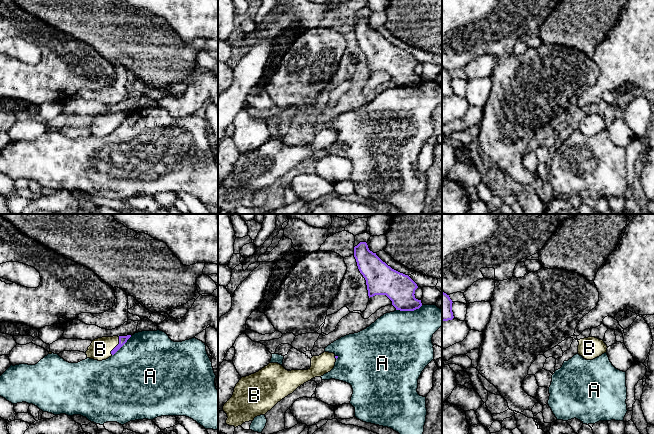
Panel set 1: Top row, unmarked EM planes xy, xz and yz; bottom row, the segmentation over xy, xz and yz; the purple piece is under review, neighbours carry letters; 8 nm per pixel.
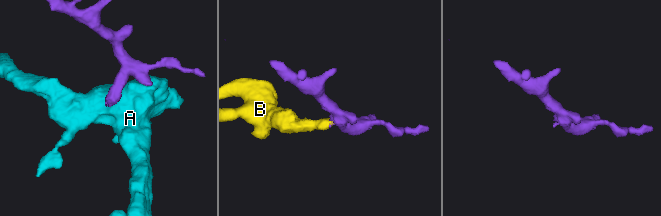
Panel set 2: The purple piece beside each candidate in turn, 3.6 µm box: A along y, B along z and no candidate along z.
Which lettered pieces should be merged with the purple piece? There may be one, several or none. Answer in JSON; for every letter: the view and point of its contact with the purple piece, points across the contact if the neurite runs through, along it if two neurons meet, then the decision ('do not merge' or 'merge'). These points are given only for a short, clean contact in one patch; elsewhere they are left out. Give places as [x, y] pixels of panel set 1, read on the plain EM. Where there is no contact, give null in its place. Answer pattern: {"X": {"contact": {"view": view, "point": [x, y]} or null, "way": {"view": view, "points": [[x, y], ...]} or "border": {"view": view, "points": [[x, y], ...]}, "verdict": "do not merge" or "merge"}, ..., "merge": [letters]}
{"A": {"contact": {"view": "xz", "point": [409, 86]}, "verdict": "do not merge"}, "B": {"contact": {"view": "xy", "point": [116, 122]}, "way": {"view": "xy", "points": [[122, 115], [116, 122], [106, 122], [100, 125]]}, "verdict": "merge"}, "merge": ["B"]}

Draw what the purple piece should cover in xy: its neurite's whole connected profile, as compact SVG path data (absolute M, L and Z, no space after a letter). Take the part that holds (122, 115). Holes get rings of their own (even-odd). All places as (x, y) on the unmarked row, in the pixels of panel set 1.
M131 111L95 115L86 127L87 134L98 137L106 136L114 131L130 113Z

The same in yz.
M442 67L442 97L452 96L454 94L452 88L452 76L449 71Z

